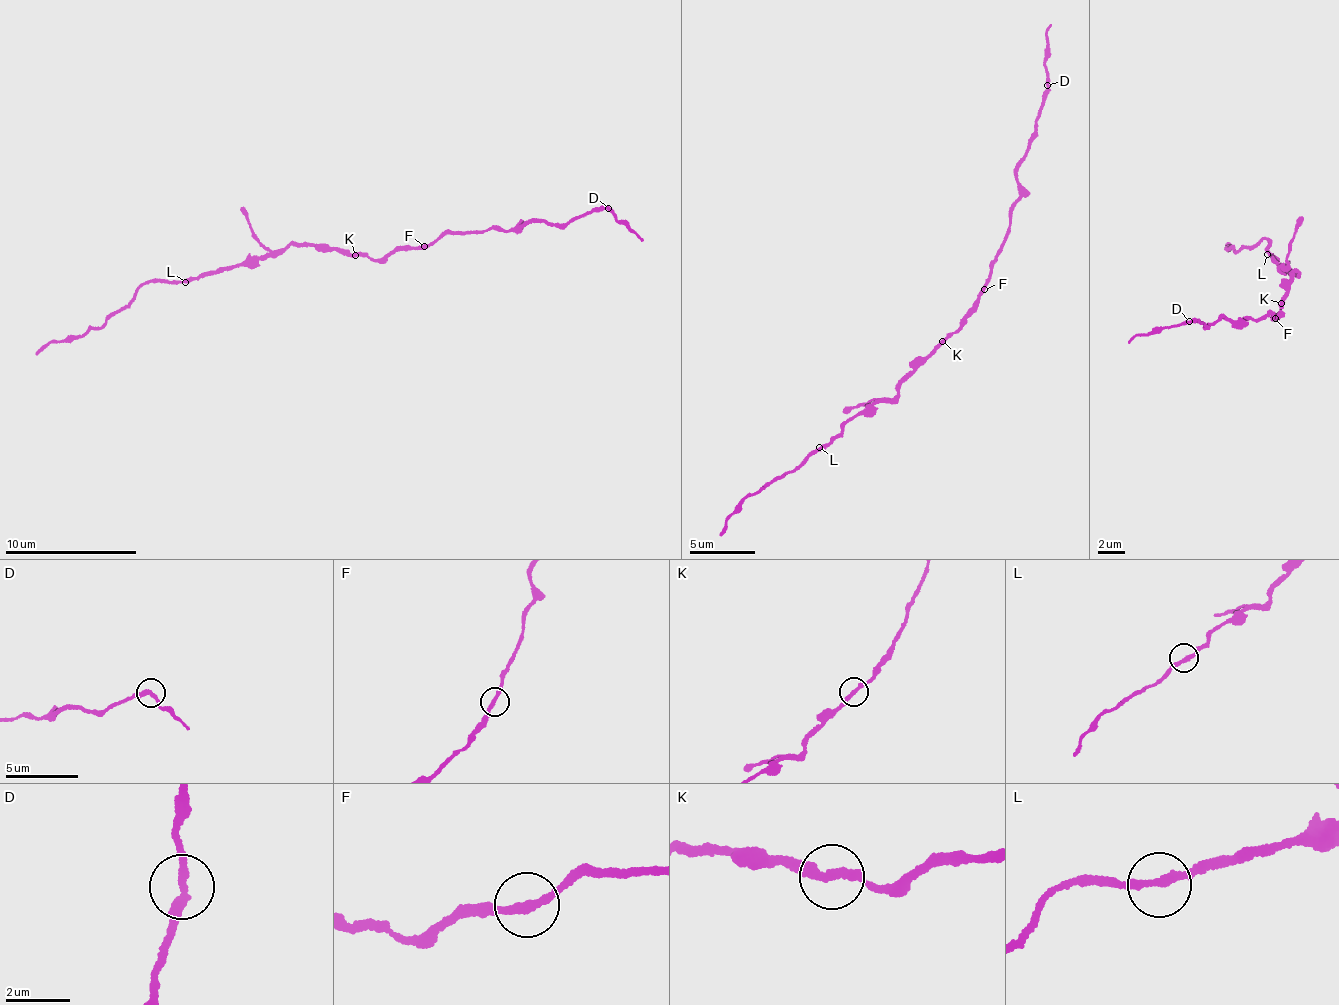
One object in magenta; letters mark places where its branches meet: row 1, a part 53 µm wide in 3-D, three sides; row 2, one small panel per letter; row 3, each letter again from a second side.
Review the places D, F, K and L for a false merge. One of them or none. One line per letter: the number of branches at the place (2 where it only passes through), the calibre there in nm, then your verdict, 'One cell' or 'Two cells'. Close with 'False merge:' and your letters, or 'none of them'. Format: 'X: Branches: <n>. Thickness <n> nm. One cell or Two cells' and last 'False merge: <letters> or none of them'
D: Branches: 2. Thickness 260 nm. Two cells
F: Branches: 2. Thickness 240 nm. One cell
K: Branches: 2. Thickness 280 nm. One cell
L: Branches: 2. Thickness 260 nm. One cell
False merge: D

